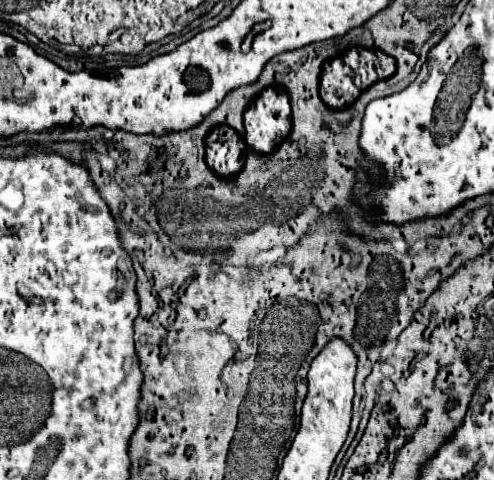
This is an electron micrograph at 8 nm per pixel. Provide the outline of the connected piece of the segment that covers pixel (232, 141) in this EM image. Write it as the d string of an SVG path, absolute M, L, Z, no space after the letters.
M219 124L205 138L205 158L209 168L219 176L233 176L245 164L249 146L231 126Z

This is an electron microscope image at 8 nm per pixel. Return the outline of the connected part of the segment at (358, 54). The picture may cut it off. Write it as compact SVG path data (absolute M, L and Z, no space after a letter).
M347 48L339 56L325 60L321 68L321 86L319 94L329 108L343 110L345 104L351 104L361 90L369 88L377 80L385 80L395 72L395 60L375 48Z

